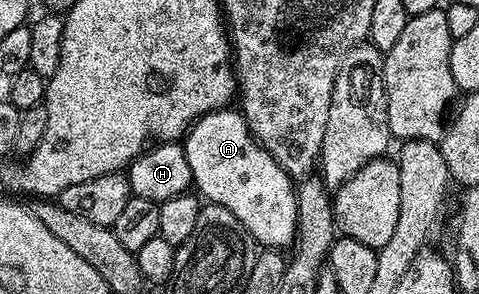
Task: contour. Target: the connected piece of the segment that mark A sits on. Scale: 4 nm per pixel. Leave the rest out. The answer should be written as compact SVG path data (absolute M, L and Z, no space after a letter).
M239 110L212 111L202 116L189 127L188 134L182 140L182 146L186 153L186 161L190 163L195 190L207 202L217 203L230 209L230 213L234 213L234 217L238 217L240 224L248 230L249 240L256 242L257 239L261 243L259 246L264 249L288 249L295 244L298 201L293 176L284 172L268 152L256 142L256 138L252 136L252 130L246 125L244 116Z

